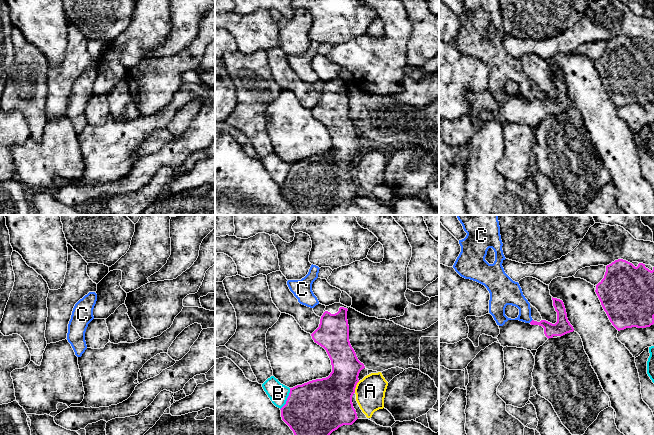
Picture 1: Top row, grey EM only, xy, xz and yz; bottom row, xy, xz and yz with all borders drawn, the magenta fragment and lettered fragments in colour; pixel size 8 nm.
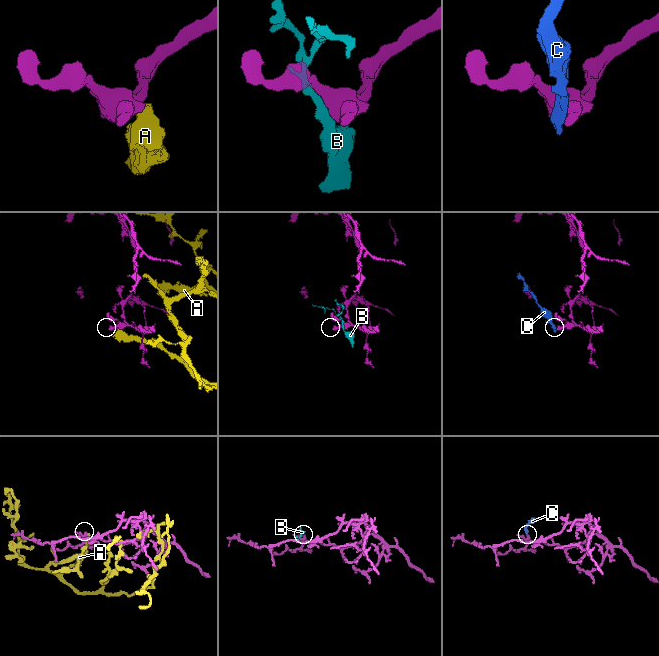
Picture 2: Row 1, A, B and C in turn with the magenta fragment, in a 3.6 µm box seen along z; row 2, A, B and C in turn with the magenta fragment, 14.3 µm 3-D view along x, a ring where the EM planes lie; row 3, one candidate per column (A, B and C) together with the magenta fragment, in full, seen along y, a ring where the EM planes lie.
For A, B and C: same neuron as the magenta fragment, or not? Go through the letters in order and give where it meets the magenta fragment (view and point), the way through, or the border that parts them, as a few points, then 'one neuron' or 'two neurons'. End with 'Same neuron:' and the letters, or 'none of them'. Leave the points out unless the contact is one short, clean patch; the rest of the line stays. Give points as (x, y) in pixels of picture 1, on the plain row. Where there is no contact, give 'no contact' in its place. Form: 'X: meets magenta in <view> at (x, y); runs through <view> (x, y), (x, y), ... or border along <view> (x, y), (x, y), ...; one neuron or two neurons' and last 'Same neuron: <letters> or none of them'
A: meets magenta in xz at (355, 163); two neurons
B: meets magenta in xz at (287, 175); two neurons
C: meets magenta in yz at (531, 97); runs through yz (561, 103), (531, 97), (513, 72); one neuron
Same neuron: C

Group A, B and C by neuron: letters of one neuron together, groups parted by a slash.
A / B / C

